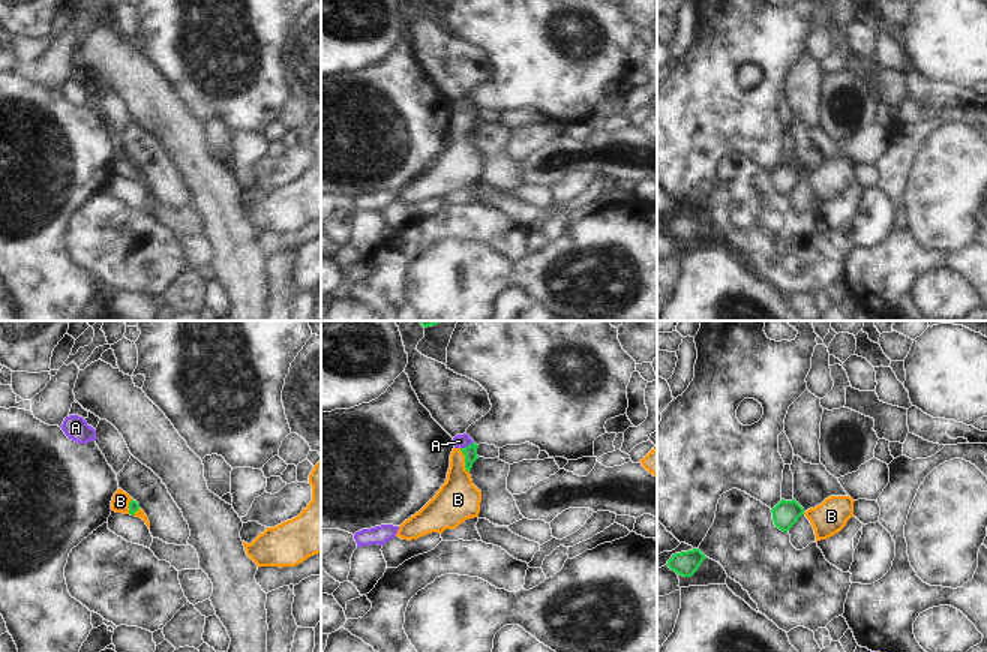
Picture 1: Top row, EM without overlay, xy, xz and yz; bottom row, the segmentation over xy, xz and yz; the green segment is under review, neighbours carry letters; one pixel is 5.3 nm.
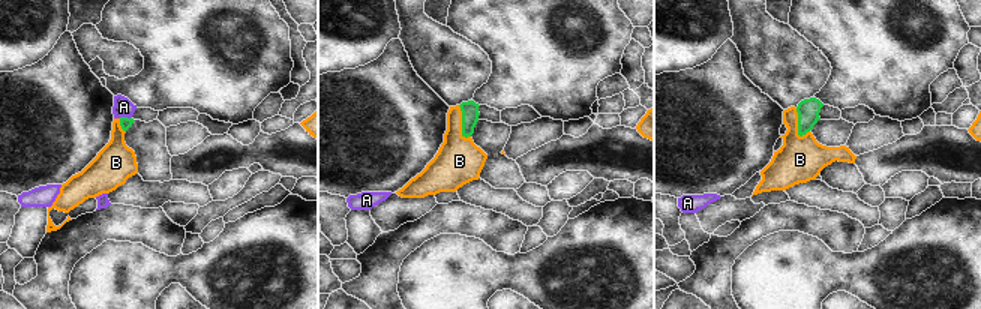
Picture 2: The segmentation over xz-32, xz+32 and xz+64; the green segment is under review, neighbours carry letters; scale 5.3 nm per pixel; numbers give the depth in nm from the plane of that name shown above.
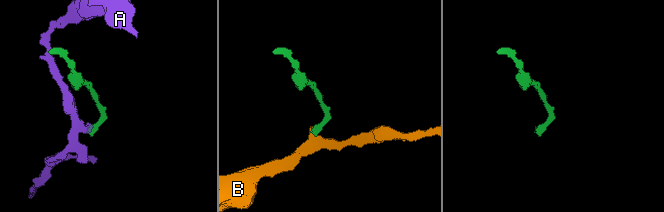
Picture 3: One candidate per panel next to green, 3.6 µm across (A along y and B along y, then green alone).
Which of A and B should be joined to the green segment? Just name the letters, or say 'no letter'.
B

